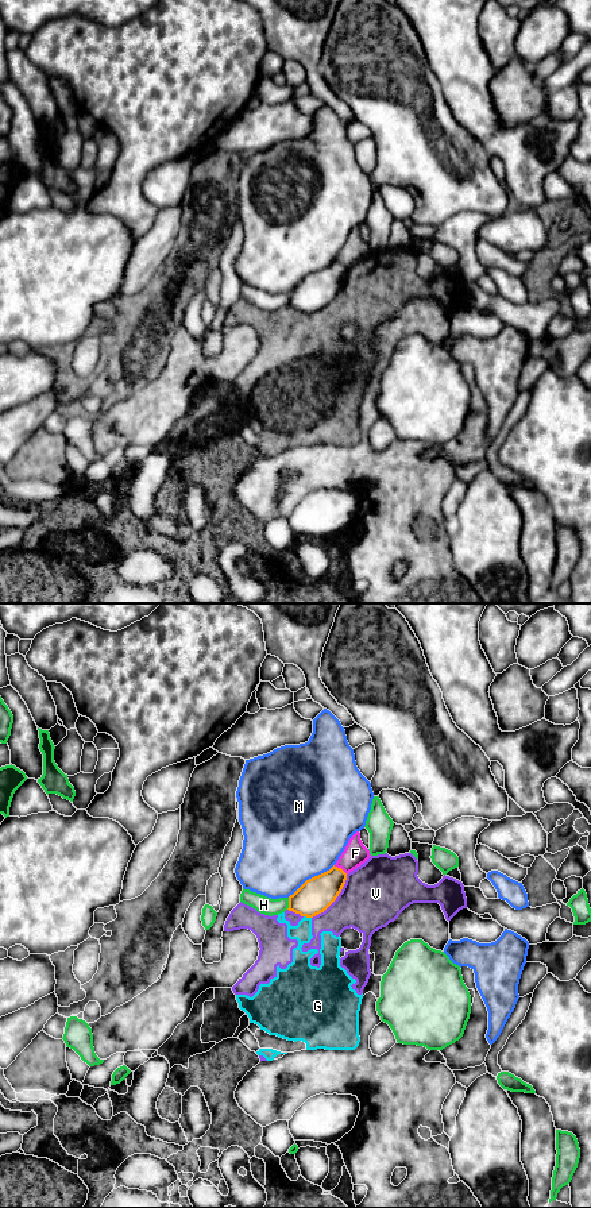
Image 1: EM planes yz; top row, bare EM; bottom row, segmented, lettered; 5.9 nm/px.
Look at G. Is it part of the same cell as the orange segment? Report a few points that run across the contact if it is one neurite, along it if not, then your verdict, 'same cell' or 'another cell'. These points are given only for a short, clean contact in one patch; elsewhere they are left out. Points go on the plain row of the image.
another cell

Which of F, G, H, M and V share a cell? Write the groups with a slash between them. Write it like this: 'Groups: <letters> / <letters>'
Groups: F M / G V / H

